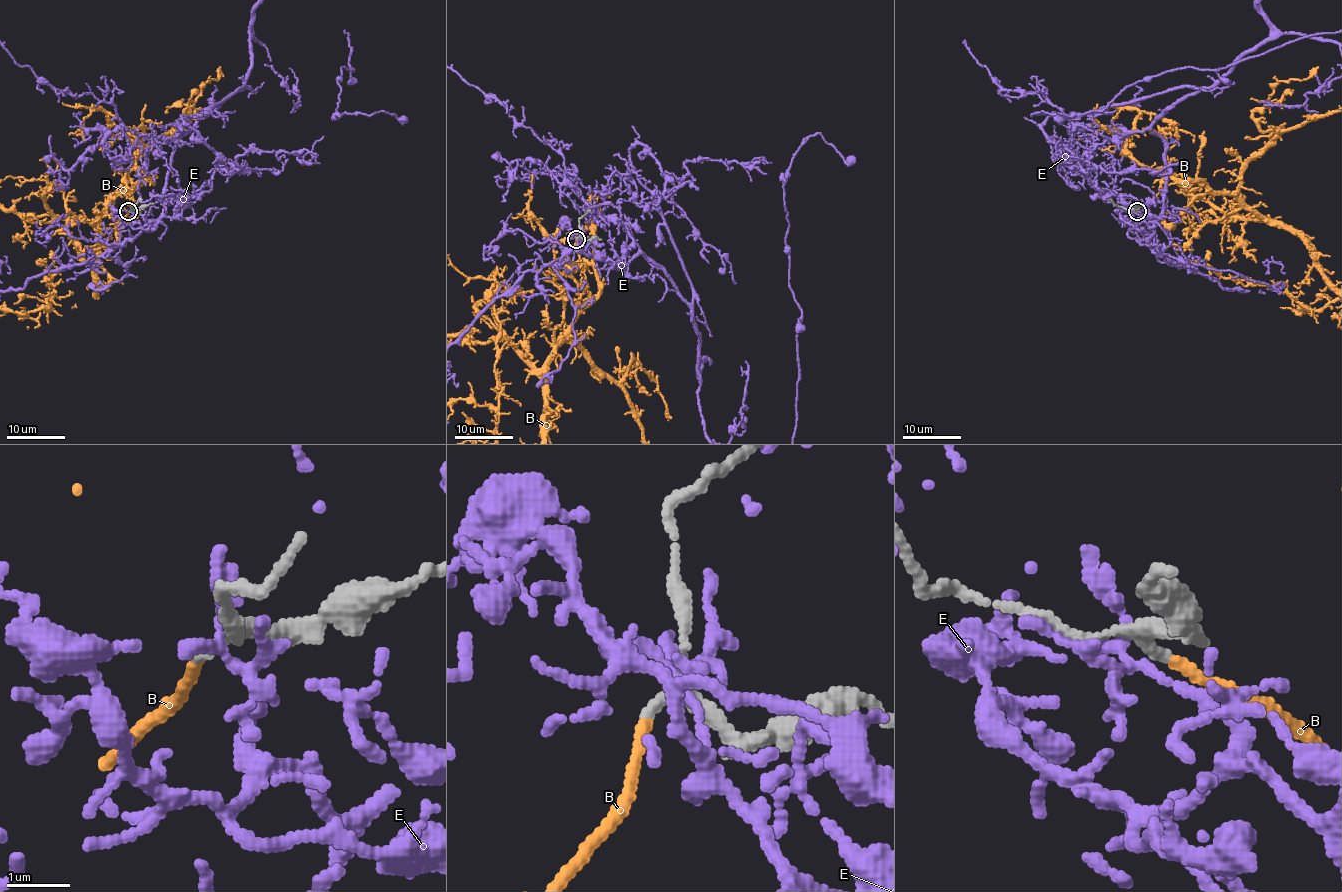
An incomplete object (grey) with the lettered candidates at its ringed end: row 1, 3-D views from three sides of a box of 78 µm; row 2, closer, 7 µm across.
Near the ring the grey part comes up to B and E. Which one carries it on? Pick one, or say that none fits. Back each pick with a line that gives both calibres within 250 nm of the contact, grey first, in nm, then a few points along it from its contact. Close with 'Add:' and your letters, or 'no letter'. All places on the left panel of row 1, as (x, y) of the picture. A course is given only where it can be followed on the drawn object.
B: calibres 180 and 160 nm
Add: B

